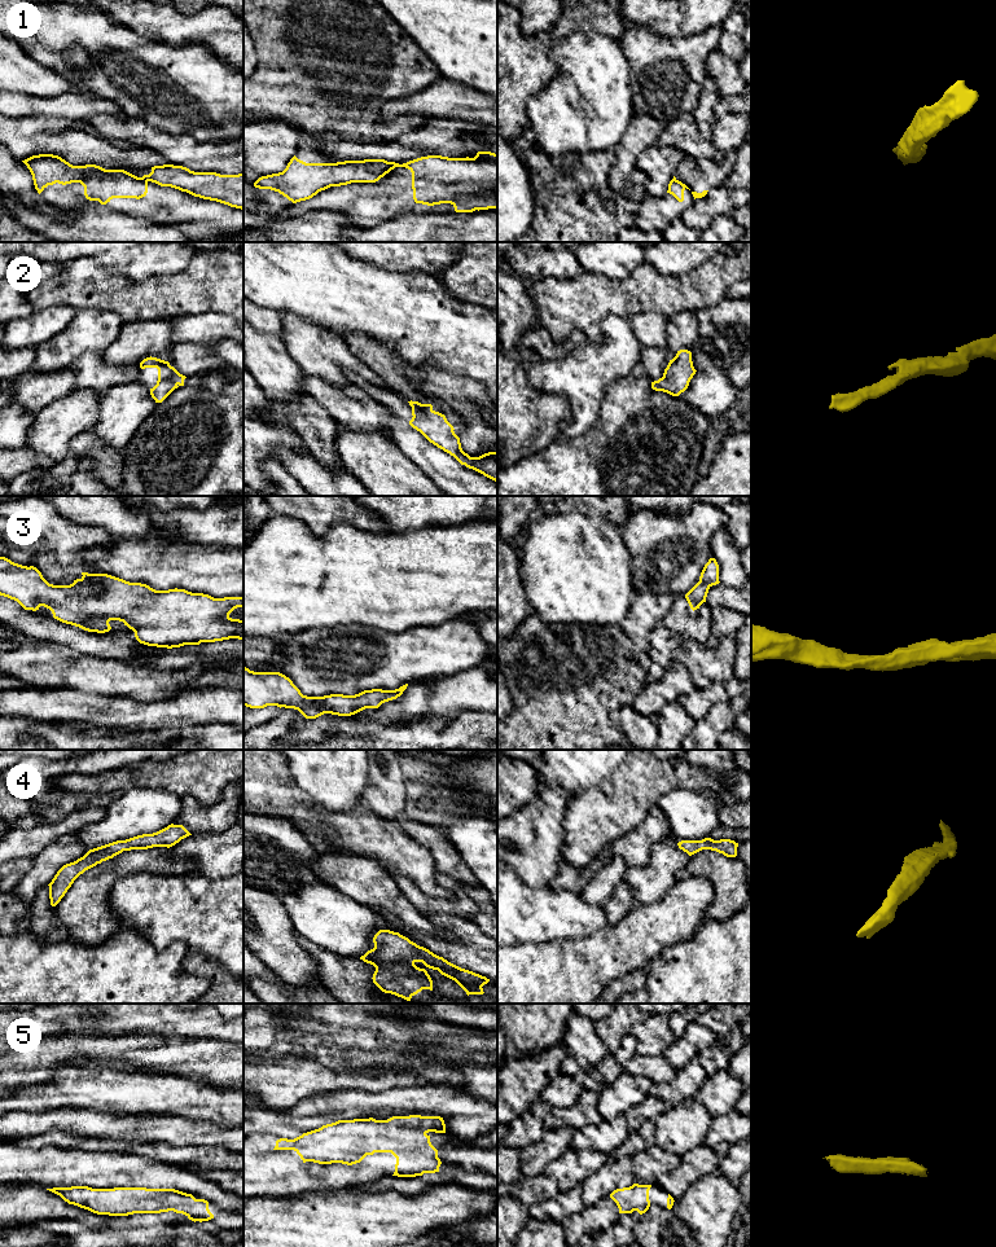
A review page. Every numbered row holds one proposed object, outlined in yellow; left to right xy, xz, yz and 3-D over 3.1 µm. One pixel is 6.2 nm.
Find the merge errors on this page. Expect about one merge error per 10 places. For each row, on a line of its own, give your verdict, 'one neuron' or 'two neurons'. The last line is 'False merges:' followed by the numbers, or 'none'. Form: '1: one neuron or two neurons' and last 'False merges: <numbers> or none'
1: two neurons
2: one neuron
3: one neuron
4: one neuron
5: one neuron
False merges: 1

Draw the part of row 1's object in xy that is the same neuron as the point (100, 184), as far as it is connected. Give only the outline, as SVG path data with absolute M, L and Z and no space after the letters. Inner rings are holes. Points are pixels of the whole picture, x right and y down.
M39 154L22 161L30 170L40 194L48 185L80 183L89 201L106 205L113 198L140 199L148 193L148 181L124 170L105 170L96 164L73 166L58 155Z

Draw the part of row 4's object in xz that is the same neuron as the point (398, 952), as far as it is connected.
M379 930L373 938L374 948L360 957L367 963L376 967L373 983L385 993L391 993L407 1001L422 989L433 991L433 980L425 969L417 967L416 962L422 962L426 967L438 970L442 975L455 980L466 994L483 994L483 985L490 982L486 976L461 969L429 949L417 945L408 938L390 930Z

